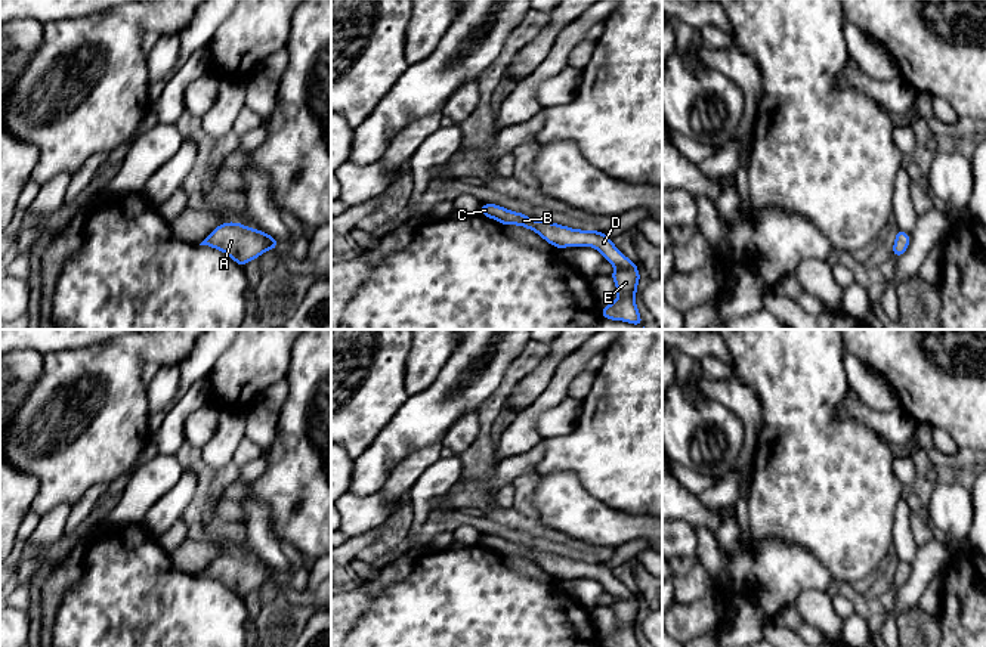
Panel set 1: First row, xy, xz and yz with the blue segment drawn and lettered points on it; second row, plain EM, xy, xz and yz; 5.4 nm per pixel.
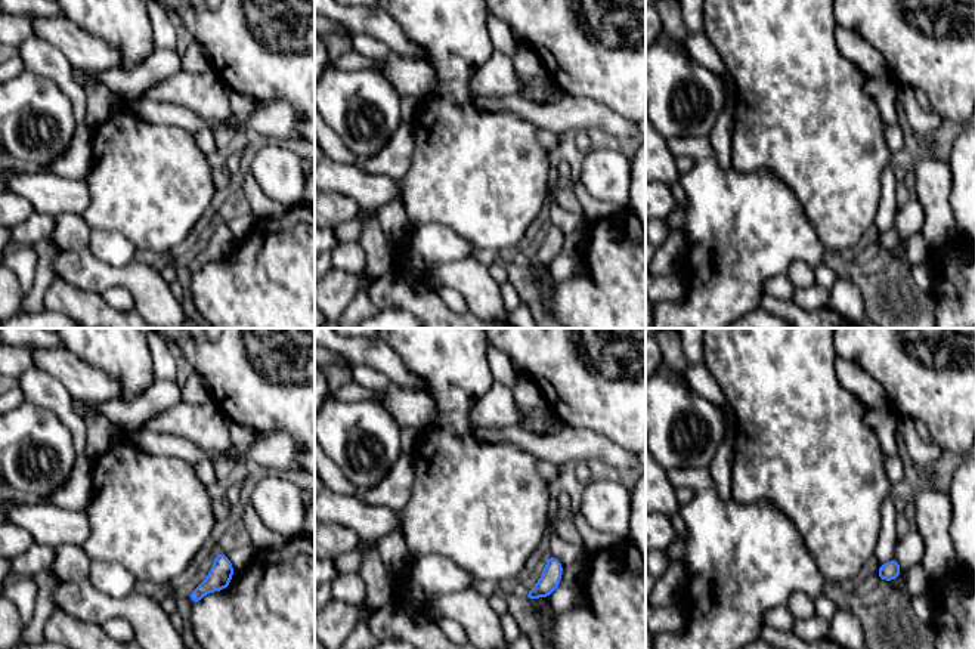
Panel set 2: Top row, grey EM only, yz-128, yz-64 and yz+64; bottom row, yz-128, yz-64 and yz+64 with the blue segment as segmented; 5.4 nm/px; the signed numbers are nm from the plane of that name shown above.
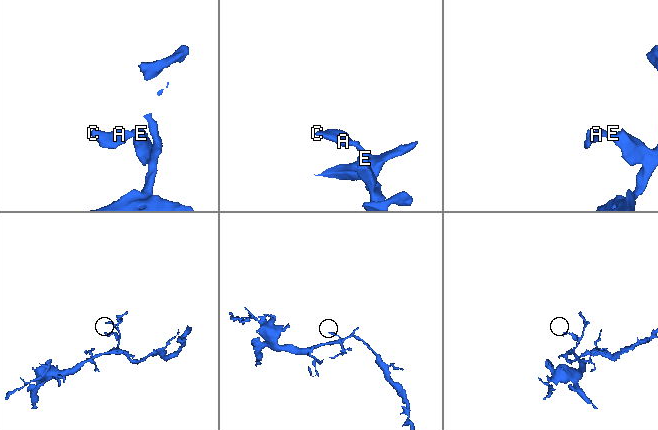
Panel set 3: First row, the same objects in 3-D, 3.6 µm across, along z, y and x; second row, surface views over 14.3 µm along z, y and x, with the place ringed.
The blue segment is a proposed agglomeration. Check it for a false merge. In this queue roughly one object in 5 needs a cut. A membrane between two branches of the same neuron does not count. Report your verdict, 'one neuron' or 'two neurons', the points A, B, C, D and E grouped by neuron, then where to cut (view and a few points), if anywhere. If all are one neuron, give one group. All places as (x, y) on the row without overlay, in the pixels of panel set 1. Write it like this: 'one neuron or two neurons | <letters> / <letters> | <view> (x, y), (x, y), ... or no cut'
one neuron | A B C D E | no cut

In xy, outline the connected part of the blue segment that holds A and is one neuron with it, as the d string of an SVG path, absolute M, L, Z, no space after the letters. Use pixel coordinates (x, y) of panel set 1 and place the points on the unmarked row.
M223 554L200 575L217 579L239 597L260 588L265 582L279 578L275 569L241 554Z

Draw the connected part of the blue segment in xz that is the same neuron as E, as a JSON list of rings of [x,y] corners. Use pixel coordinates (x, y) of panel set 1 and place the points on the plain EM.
[[[482,535],[479,544],[501,555],[528,558],[556,579],[590,576],[600,582],[605,591],[616,598],[609,607],[615,612],[618,620],[616,631],[602,640],[602,647],[640,647],[636,638],[637,613],[642,609],[637,603],[637,595],[627,589],[603,563],[587,563],[551,552],[532,551],[522,544],[510,542],[495,535]]]

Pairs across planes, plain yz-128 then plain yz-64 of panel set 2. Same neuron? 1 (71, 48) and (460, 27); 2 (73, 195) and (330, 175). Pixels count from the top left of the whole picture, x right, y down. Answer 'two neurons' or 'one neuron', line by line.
1: two neurons
2: one neuron

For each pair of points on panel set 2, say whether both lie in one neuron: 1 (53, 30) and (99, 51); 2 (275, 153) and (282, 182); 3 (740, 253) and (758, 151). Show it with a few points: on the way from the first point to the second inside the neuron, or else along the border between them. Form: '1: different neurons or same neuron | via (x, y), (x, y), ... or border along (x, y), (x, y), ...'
1: same neuron | via (65, 34), (83, 51), (87, 51)
2: same neuron | via (275, 160), (279, 175)
3: different neurons | border along (731, 164), (742, 172), (765, 169), (788, 185)

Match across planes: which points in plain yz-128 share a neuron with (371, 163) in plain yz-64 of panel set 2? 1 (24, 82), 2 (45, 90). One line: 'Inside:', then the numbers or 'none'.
Inside: none

